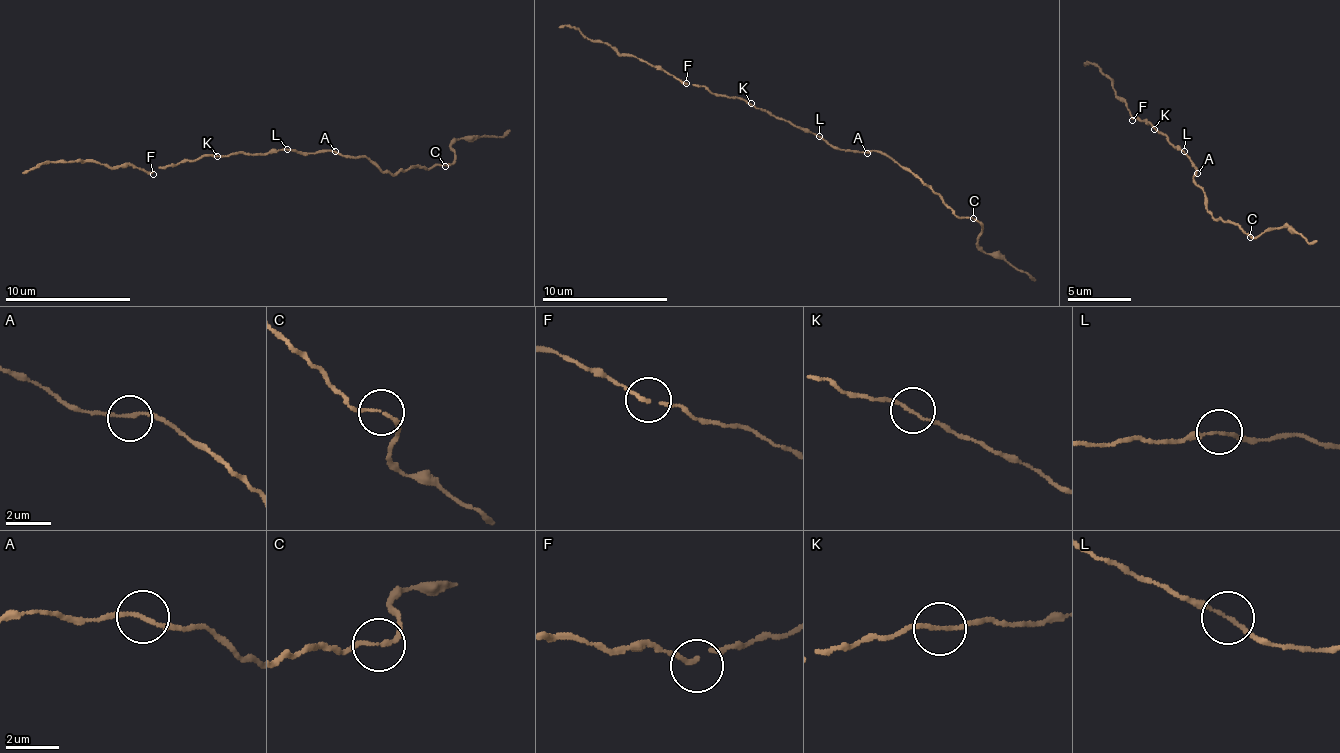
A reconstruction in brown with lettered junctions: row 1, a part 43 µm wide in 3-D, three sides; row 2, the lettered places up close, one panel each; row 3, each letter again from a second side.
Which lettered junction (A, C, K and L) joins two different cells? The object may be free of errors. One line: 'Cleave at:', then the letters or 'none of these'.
Cleave at: none of these

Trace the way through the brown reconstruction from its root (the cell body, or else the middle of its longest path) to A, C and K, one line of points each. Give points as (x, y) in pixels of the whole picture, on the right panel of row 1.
A: (1183, 151), (1197, 173)
C: (1183, 151), (1195, 165), (1197, 171), (1193, 182), (1205, 196), (1205, 204), (1214, 218), (1241, 227), (1250, 237)
K: (1183, 151), (1169, 142), (1166, 134), (1154, 128)

